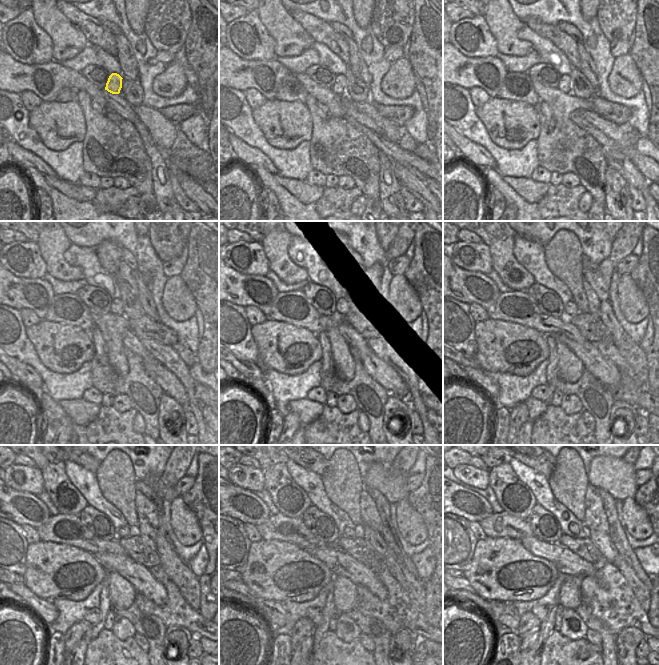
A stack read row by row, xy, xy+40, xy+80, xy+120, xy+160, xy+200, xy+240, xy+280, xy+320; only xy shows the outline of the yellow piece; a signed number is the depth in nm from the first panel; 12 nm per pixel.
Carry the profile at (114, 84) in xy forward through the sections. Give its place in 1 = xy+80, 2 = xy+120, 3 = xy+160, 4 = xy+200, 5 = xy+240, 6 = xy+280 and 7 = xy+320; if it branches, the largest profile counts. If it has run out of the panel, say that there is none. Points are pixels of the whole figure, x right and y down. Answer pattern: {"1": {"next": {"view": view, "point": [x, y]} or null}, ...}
{"1": {"next": {"view": "xy+80", "point": [564, 85]}}, "2": {"next": {"view": "xy+120", "point": [117, 304]}}, "3": {"next": {"view": "xy+160", "point": [342, 307]}}, "4": {"next": {"view": "xy+200", "point": [570, 309]}}, "5": {"next": {"view": "xy+240", "point": [123, 531]}}, "6": {"next": {"view": "xy+280", "point": [348, 532]}}, "7": {"next": {"view": "xy+320", "point": [573, 528]}}}

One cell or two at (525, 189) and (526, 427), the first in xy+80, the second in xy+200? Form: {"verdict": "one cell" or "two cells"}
{"verdict": "two cells"}

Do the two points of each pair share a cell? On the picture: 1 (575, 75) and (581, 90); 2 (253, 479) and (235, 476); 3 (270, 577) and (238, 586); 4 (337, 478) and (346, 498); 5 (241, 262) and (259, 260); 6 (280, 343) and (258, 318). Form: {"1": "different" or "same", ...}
{"1": "same", "2": "same", "3": "different", "4": "same", "5": "same", "6": "different"}

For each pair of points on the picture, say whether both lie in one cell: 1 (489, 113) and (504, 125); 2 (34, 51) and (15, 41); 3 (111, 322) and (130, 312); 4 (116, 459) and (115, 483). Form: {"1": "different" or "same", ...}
{"1": "same", "2": "same", "3": "different", "4": "same"}

